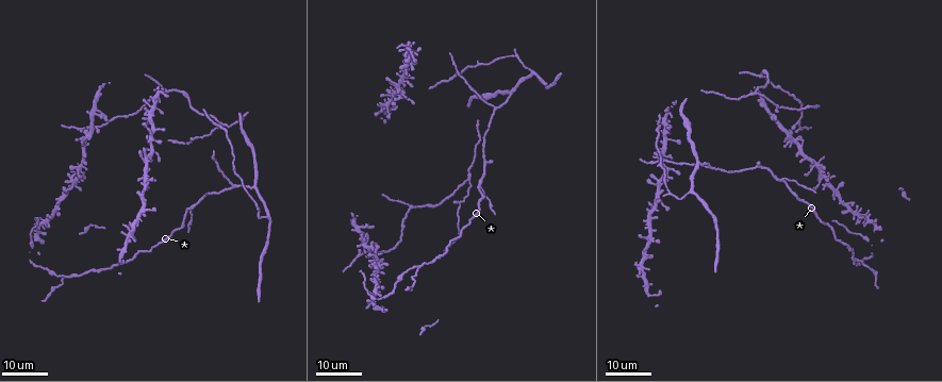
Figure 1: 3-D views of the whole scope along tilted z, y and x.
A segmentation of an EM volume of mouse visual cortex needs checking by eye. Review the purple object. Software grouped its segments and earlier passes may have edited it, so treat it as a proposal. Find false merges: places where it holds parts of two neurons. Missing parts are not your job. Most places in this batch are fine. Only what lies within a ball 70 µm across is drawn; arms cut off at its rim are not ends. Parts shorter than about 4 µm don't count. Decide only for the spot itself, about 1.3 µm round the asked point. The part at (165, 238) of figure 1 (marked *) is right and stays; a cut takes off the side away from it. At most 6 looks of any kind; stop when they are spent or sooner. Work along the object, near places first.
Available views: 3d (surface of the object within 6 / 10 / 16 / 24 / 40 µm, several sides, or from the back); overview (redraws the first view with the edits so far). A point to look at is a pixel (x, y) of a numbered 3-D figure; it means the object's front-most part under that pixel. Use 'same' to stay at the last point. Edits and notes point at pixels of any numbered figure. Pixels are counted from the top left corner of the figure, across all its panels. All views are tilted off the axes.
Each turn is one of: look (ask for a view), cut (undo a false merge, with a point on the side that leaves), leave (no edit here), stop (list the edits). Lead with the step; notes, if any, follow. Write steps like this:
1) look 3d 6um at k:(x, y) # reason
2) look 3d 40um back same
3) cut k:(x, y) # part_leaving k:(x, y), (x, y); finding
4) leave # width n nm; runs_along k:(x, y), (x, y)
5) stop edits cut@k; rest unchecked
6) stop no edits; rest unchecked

look 3d 16um at 1:(782, 180) # three arms meet

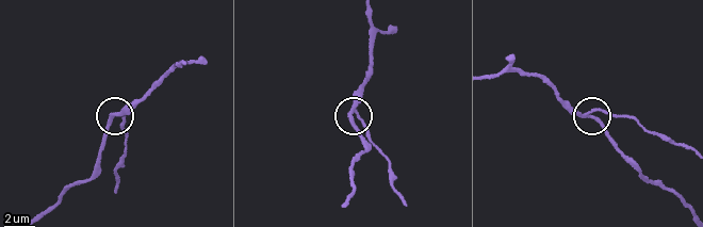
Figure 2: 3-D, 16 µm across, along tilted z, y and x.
look 3d 10um at 2:(120, 114)

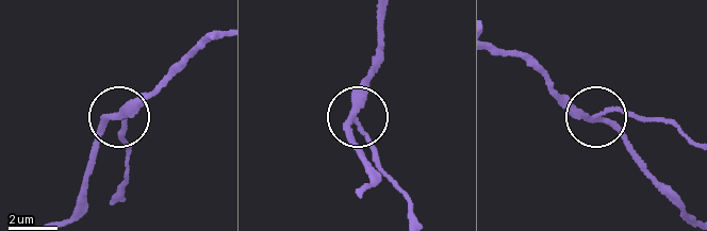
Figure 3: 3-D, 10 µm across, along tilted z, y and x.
leave # side_arm 9 um; runs_along 3:(687, 217), (612, 130), (596, 119), (612, 112), (658, 116); one neuron here

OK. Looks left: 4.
look 3d 16um at 1:(800, 129) # three arms meet

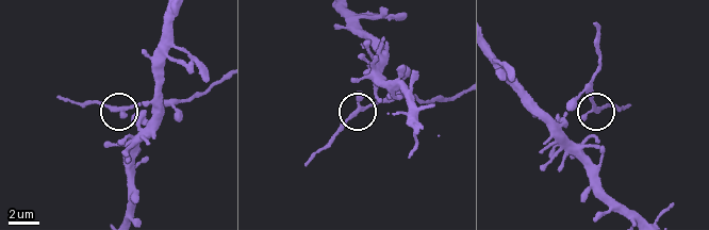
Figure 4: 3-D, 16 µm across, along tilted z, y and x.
look 3d 10um at 4:(121, 106)

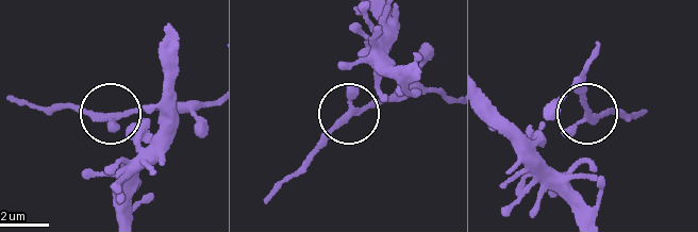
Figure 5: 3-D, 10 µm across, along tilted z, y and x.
leave # width 210 nm; runs_along 5:(131, 210), (136, 142), (107, 114), (63, 105); all the same neuron

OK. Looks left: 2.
look 3d 16um at 1:(856, 258)

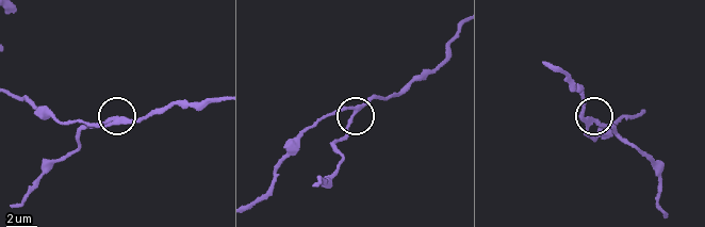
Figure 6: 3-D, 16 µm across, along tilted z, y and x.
look 3d 10um at 6:(357, 110)

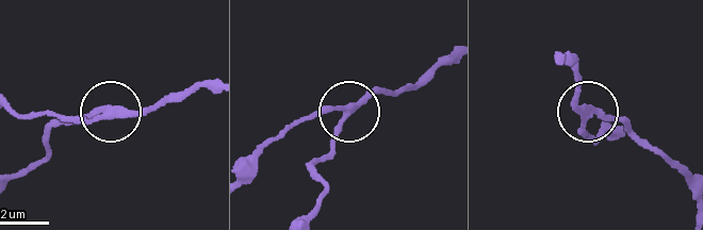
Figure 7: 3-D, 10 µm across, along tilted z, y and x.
leave # arms 3; one neuron here

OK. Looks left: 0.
stop no edits; rest unchecked

